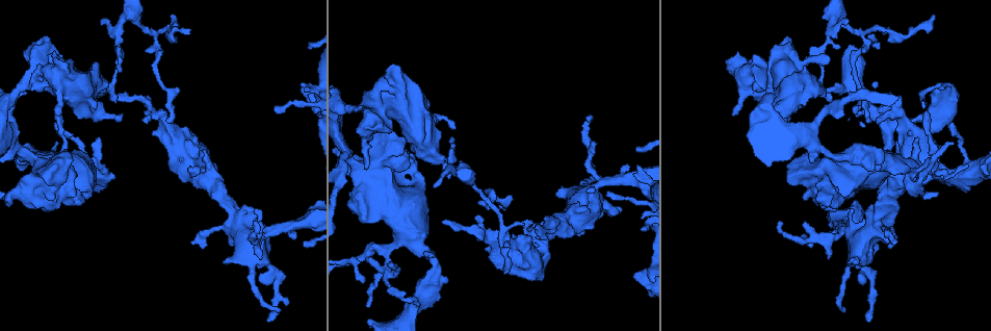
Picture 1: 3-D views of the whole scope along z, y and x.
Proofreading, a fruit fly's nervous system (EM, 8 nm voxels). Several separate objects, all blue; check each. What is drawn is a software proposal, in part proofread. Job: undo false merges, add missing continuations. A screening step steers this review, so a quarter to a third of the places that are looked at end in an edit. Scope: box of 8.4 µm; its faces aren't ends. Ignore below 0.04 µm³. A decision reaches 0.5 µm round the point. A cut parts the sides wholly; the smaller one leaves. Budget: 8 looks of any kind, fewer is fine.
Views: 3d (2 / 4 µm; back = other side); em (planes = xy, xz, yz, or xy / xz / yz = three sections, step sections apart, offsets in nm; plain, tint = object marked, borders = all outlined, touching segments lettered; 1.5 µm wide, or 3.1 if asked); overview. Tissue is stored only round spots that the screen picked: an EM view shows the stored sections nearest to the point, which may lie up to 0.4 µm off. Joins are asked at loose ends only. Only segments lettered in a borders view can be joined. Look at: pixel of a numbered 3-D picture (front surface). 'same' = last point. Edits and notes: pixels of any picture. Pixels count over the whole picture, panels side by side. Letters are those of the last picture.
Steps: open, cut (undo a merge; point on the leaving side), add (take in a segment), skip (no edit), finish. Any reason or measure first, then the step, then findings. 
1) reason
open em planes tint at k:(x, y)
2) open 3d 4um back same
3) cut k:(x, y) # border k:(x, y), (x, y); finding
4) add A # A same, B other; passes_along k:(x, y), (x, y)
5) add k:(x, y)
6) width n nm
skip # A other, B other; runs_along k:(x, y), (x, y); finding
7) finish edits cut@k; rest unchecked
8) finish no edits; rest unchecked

free end
open em yz step 4 borders at 1:(732, 116)

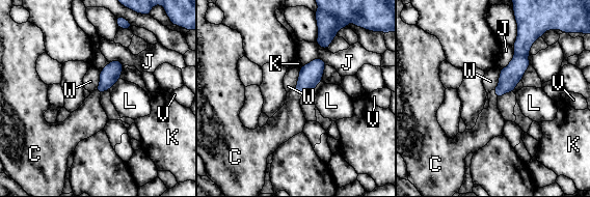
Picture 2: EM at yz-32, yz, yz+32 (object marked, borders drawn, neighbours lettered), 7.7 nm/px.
add C # C same, J other, K other, L other, V other, W other; passes_along 2:(311, 75), (297, 92), (289, 120); the neuron continues

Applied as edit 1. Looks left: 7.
open overview

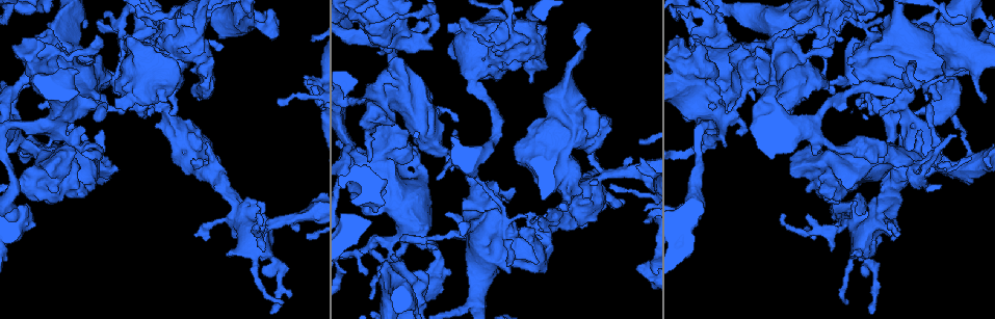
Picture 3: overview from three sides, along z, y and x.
an open end
open em xz step 8 tint at 3:(308, 81)

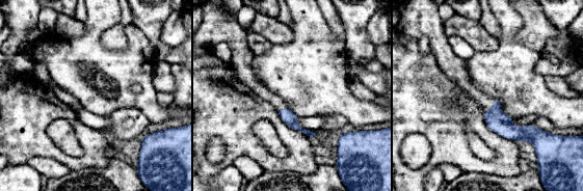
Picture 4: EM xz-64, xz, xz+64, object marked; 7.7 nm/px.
another direction
open em yz step 8 borders same

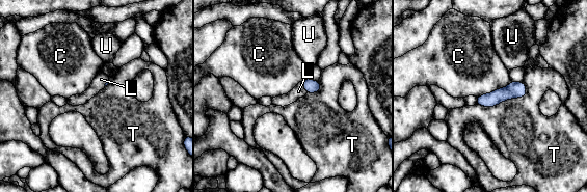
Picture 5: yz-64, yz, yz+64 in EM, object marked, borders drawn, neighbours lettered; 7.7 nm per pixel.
add L # C other, L same, T other, U other; passes_along 5:(311, 86), (303, 86), (298, 91); it goes on there

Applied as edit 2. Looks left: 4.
finish edits add@2, add@5; rest unchecked

